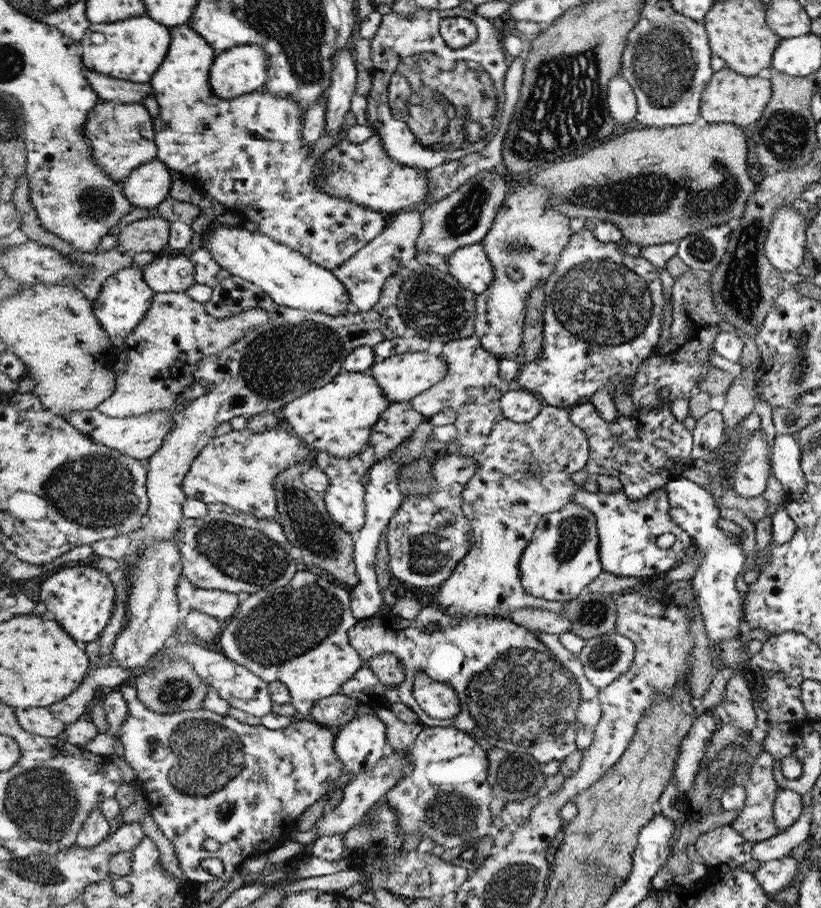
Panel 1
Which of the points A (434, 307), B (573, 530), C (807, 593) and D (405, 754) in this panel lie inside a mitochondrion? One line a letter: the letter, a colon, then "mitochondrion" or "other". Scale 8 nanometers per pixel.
A: mitochondrion
B: mitochondrion
C: mitochondrion
D: other

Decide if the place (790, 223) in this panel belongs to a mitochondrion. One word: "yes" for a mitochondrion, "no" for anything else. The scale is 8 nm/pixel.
no

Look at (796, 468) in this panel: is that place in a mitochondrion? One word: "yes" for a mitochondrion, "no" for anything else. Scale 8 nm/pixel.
no

